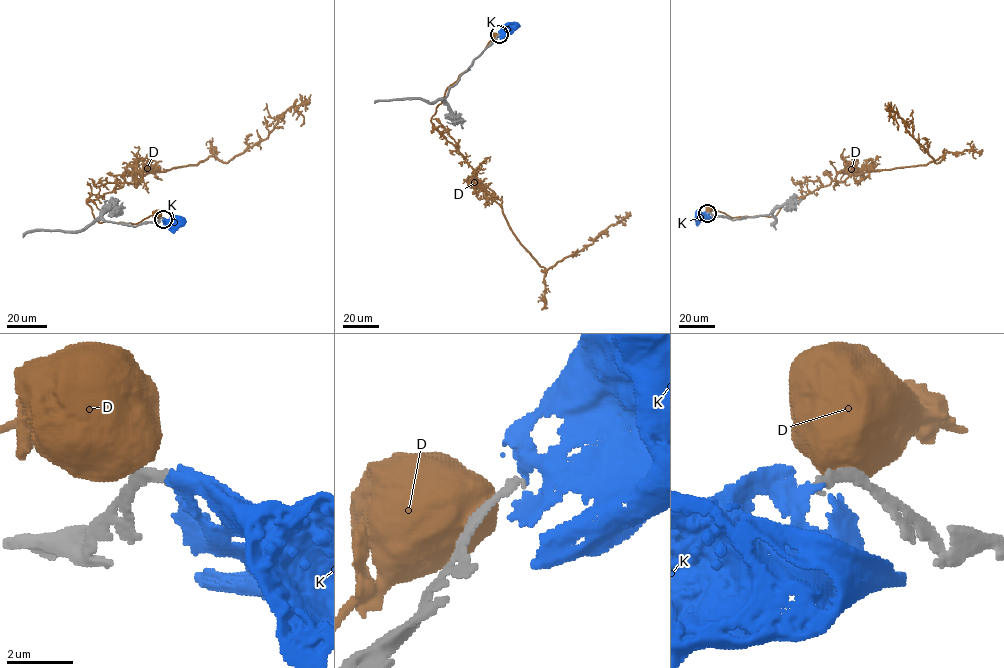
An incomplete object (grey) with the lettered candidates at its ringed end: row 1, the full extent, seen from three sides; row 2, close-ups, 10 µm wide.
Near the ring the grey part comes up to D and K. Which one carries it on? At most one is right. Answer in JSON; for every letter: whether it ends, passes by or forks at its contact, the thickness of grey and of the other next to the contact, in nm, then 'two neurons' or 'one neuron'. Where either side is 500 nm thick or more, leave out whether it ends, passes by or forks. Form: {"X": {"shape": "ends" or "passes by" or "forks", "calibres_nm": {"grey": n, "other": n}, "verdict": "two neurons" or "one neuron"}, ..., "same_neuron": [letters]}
{"D": {"calibres_nm": {"grey": 280, "other": 850}, "verdict": "two neurons"}, "K": {"shape": "ends", "calibres_nm": {"grey": 200, "other": 260}, "verdict": "one neuron"}, "same_neuron": ["K"]}

